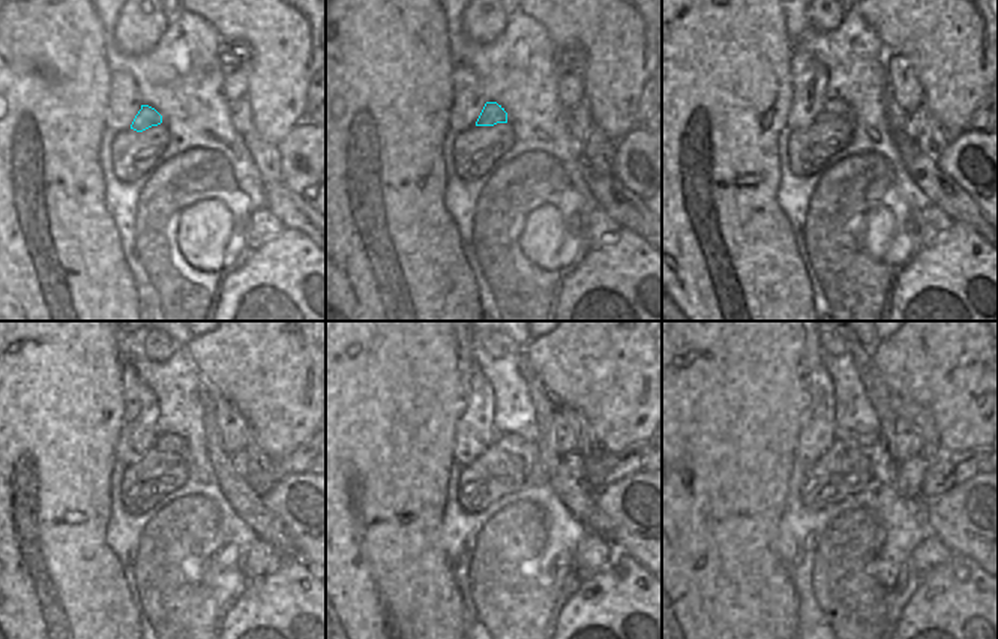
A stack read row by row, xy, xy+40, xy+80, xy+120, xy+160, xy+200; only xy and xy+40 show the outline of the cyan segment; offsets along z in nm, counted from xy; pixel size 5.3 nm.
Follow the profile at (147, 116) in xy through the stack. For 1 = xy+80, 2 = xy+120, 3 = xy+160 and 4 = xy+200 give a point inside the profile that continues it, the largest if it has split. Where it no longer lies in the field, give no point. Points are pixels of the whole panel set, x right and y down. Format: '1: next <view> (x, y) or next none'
1: next xy+80 (832, 107)
2: next xy+120 (168, 443)
3: next xy+160 (512, 443)
4: next xy+200 (863, 441)

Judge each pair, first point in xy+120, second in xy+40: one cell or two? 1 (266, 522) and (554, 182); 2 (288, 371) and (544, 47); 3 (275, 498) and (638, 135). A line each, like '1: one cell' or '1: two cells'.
1: two cells
2: two cells
3: one cell

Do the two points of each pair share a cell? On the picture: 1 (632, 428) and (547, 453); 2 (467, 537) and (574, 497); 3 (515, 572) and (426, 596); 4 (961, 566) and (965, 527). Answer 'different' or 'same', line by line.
1: different
2: different
3: different
4: different

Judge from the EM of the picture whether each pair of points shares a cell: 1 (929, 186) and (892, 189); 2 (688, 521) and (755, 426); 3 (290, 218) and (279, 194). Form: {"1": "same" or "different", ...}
{"1": "different", "2": "same", "3": "same"}

